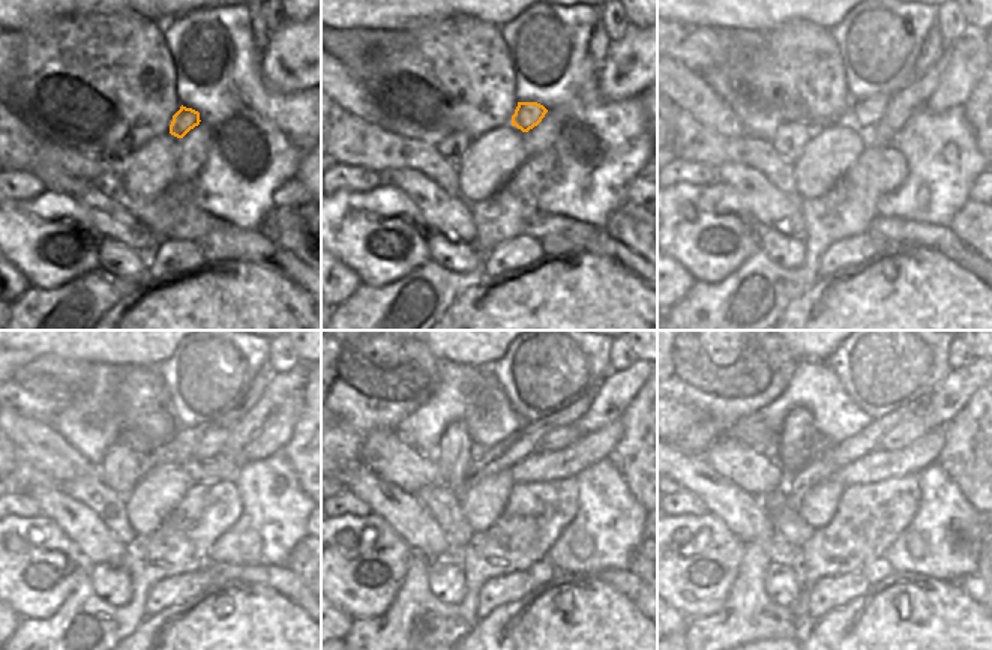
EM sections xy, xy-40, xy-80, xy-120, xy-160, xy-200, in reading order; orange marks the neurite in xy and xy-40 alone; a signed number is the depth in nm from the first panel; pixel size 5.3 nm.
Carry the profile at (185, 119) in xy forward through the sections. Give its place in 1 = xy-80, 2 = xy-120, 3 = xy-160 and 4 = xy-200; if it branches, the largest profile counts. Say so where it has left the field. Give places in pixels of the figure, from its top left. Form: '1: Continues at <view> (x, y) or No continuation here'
1: Continues at xy-80 (865, 113)
2: Continues at xy-120 (213, 442)
3: Continues at xy-160 (560, 437)
4: Continues at xy-200 (908, 431).

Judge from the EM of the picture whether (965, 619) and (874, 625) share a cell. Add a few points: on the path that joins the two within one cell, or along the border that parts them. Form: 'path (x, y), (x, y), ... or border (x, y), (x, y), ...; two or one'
path (943, 628), (896, 628); one

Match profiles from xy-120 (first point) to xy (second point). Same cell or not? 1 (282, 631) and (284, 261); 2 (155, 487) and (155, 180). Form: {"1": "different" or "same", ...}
{"1": "different", "2": "same"}

